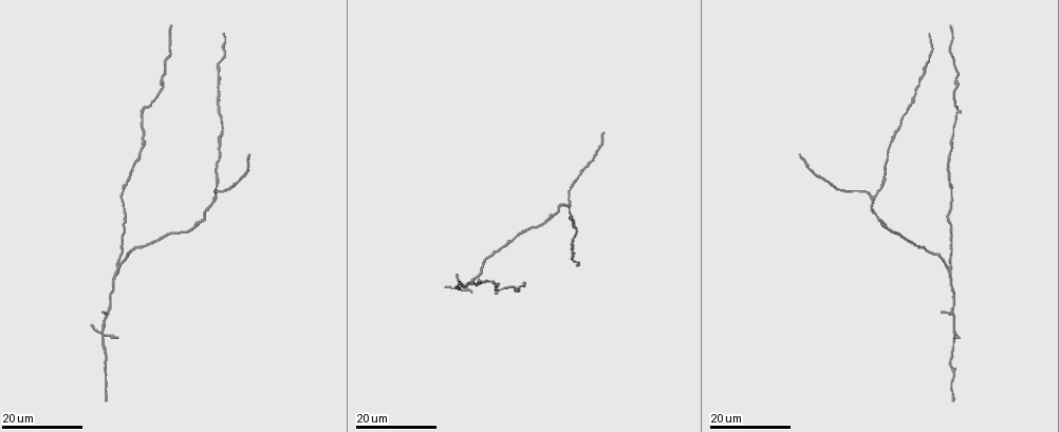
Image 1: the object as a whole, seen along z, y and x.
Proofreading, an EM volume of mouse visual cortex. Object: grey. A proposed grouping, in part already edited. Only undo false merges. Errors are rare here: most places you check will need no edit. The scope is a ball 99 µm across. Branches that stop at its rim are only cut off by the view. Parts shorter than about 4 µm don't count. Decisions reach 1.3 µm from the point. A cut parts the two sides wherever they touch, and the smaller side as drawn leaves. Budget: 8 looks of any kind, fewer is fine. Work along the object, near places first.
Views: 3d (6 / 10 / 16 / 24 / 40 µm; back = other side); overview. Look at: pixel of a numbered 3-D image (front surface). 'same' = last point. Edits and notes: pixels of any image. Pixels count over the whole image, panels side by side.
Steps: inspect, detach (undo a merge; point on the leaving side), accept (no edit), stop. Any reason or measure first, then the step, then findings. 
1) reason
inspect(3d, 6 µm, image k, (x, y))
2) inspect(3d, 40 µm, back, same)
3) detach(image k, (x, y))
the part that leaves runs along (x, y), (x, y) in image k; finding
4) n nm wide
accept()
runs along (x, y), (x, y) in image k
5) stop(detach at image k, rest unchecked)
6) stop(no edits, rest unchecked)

two arms in line, one across
inspect(3d, 16 µm, image 1, (118, 272))

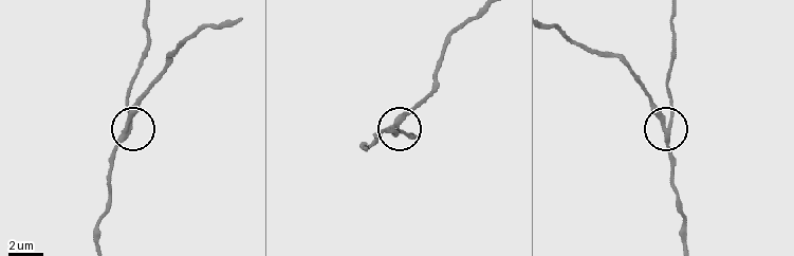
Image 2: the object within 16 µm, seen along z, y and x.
inspect(3d, 6 µm, image 2, (669, 122))

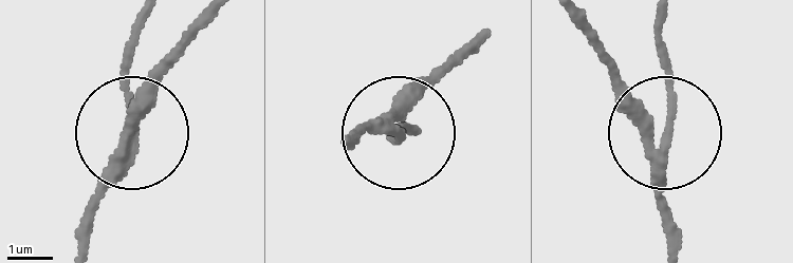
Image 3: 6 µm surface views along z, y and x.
250 nm wide
accept()
runs along (201, 17), (136, 119), (125, 165), (76, 229) in image 3; all the same cell

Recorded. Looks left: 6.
four or more arms meet
inspect(3d, 24 µm, image 1, (101, 335))

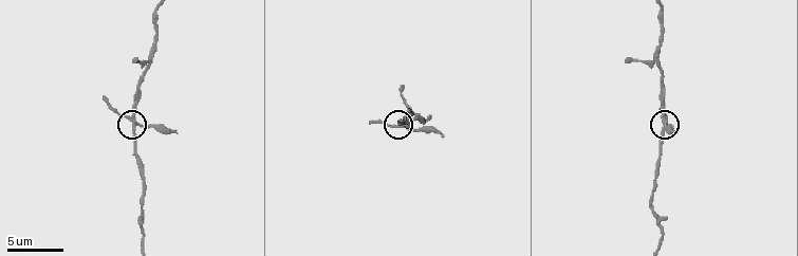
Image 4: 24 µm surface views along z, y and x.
inspect(3d, 6 µm, image 4, (133, 124))

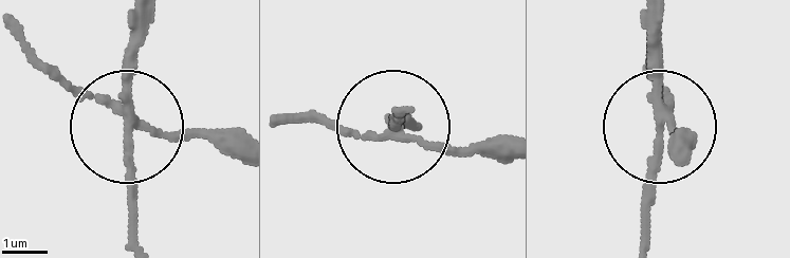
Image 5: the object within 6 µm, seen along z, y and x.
4 arms
detach(image 5, (187, 134))
the part that leaves runs along (131, 115), (184, 137), (241, 137) in image 5; two cells meet here

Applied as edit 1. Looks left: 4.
see it whole again
inspect(overview)

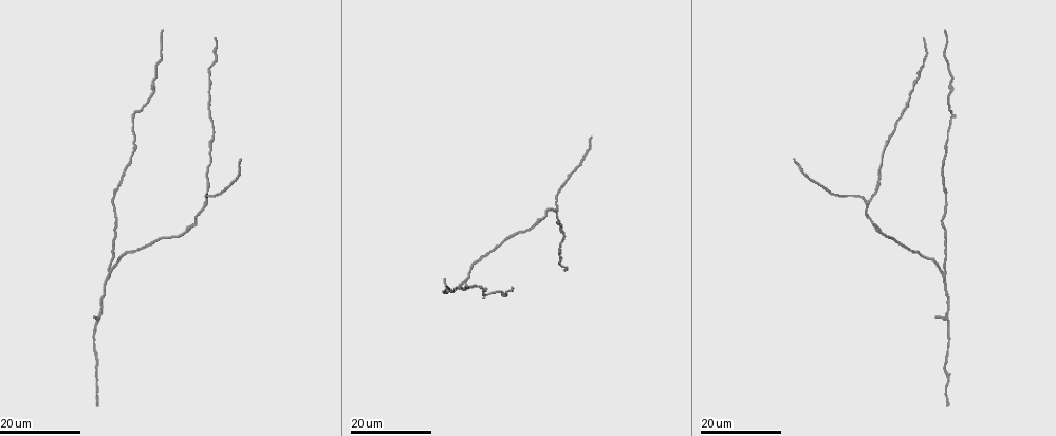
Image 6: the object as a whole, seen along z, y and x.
side arm on a straight run
inspect(3d, 24 µm, image 6, (98, 317))

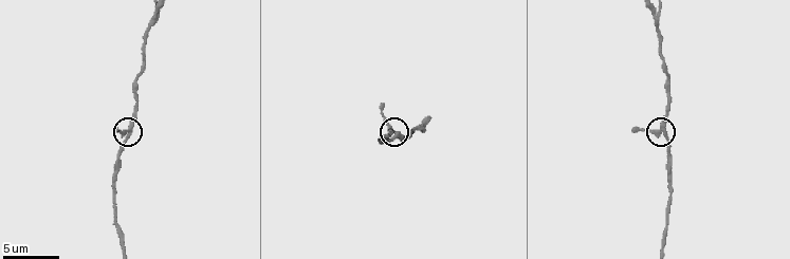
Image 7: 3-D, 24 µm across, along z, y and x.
zoom in
inspect(3d, 6 µm, image 7, (129, 132))

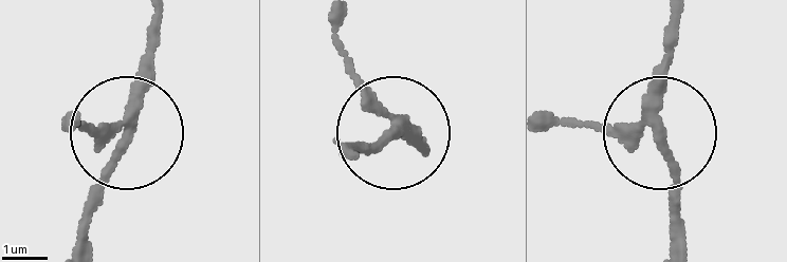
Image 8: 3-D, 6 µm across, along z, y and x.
210 nm wide
accept()
all the same cell

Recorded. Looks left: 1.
stop(detach at image 5, rest unchecked)

